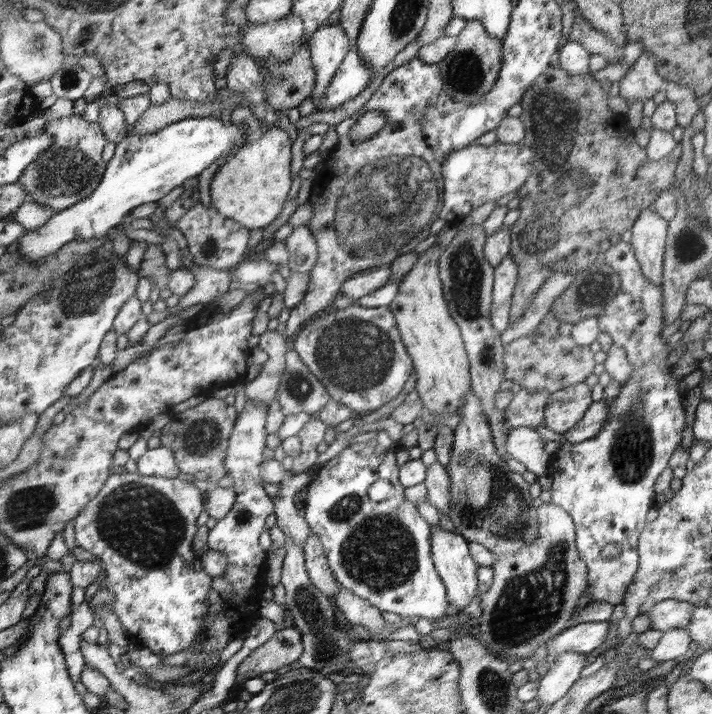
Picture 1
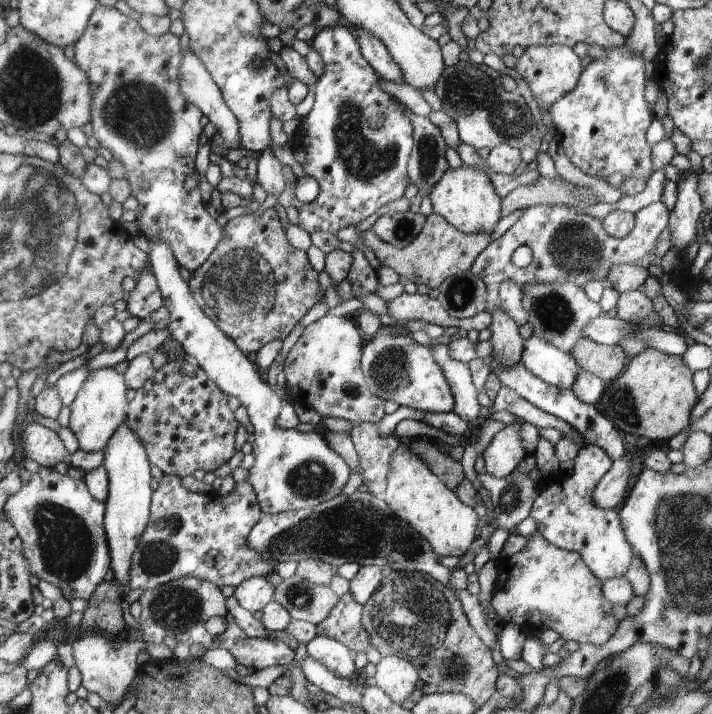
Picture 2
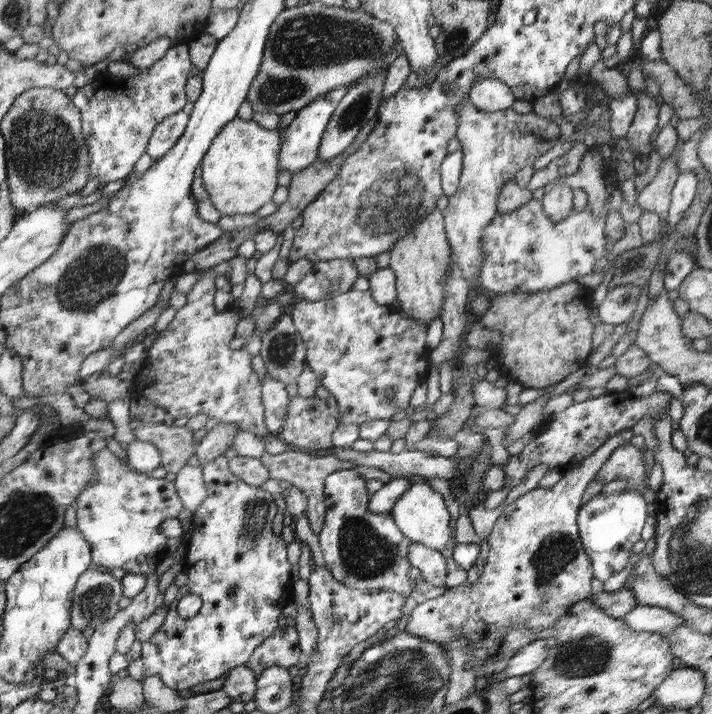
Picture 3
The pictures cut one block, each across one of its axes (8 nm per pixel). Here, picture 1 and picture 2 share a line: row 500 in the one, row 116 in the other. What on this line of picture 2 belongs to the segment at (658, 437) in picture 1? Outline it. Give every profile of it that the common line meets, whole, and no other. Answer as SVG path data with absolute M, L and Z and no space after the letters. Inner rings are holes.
M626 44L605 49L606 55L592 59L585 70L581 72L580 82L573 91L564 95L549 108L555 136L563 146L571 163L584 174L600 179L607 178L614 172L625 177L645 178L646 181L654 172L650 143L646 142L646 130L654 120L650 104L644 98L644 57L639 52L631 51Z

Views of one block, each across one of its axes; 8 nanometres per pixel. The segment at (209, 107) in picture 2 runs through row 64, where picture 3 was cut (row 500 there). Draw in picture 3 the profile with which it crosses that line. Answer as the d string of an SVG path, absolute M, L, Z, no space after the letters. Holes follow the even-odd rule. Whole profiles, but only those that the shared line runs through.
M186 465L173 481L186 510L194 512L206 500L208 491L203 475L203 466Z

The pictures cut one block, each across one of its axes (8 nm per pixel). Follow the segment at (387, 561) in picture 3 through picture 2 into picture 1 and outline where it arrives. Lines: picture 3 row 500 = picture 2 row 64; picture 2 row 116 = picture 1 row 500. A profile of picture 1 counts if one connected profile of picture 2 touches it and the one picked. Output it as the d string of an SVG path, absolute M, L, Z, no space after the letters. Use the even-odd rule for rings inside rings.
M378 430L377 433L378 436L376 436L375 439L369 440L367 443L348 445L339 454L336 454L336 456L319 468L315 479L305 488L307 494L302 507L305 521L309 524L311 532L320 539L330 570L332 570L336 580L342 587L346 588L346 590L349 590L358 598L367 600L372 606L379 608L382 612L398 614L398 616L401 616L403 623L409 621L415 622L421 618L426 618L429 621L444 619L445 614L447 614L449 608L451 608L451 604L448 599L448 589L445 587L445 583L436 569L435 560L432 555L434 524L430 524L430 520L426 520L426 516L422 516L422 508L418 508L418 503L414 504L414 502L410 502L406 498L406 485L401 483L402 464L398 464L399 439L395 435L389 435L388 432L384 430ZM376 480L389 480L393 486L392 492L388 498L383 501L372 501L367 496L366 491Z

